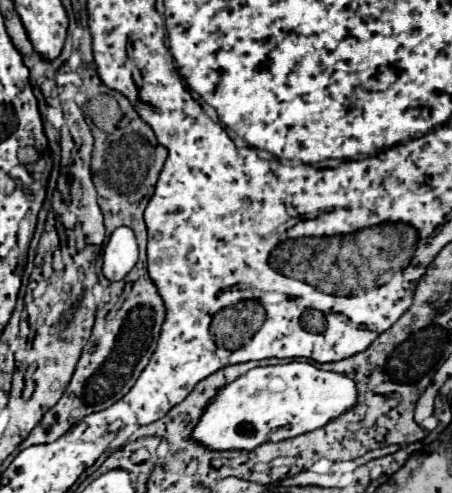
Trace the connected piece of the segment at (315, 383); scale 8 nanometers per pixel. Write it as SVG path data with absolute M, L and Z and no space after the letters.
M308 362L256 366L246 374L238 376L234 382L228 382L226 386L220 386L216 390L216 396L206 404L202 418L190 432L190 440L200 446L206 446L206 450L218 450L218 452L254 450L256 446L266 442L280 442L280 440L294 438L298 434L318 430L328 422L332 422L334 418L340 418L346 410L354 410L356 402L358 402L358 384L346 374L328 372Z

